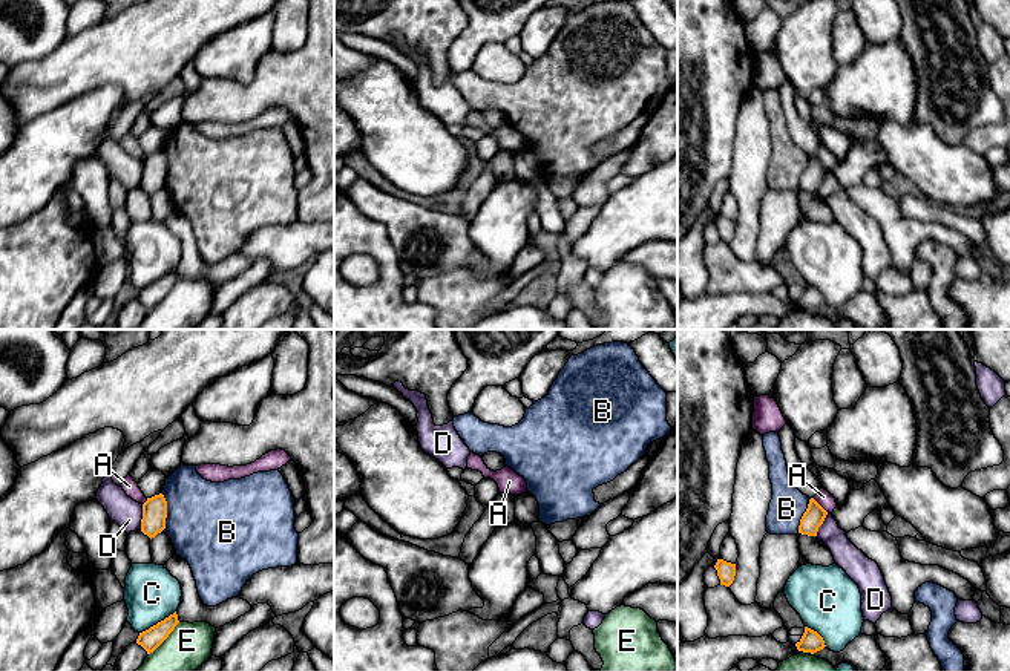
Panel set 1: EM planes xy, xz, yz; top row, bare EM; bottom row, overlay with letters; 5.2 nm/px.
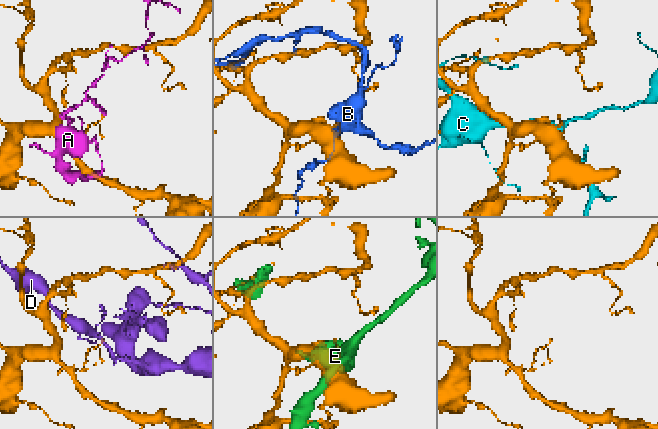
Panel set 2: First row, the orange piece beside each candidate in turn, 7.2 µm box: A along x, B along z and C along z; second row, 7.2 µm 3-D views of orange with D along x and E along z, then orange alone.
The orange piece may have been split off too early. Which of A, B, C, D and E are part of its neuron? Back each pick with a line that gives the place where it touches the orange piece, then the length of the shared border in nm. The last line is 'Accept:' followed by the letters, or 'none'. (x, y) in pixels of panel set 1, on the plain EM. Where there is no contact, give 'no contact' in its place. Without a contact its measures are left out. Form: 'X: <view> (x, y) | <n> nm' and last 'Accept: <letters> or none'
Accept: none

